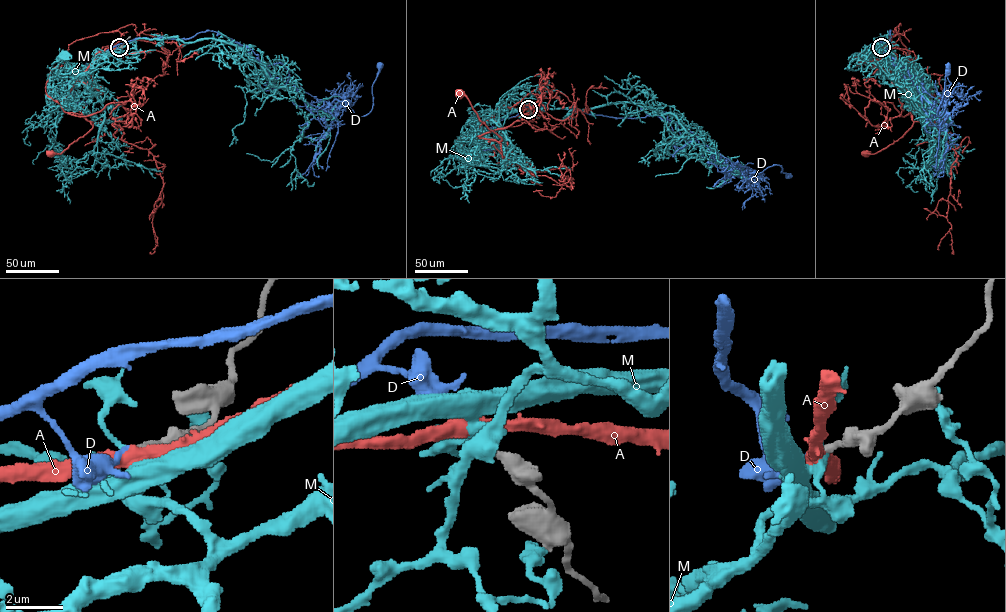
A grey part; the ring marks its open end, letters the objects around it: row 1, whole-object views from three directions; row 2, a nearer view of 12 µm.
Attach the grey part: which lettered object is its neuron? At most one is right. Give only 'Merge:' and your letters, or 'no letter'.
Merge: D

